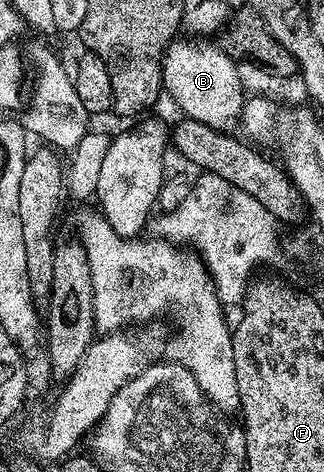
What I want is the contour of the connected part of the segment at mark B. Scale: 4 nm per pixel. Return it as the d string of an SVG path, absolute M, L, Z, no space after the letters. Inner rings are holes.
M172 41L163 51L163 90L171 93L172 100L183 109L182 113L186 117L209 125L217 131L226 131L231 128L227 126L234 122L236 125L240 121L245 101L243 82L239 79L238 68L235 67L236 59L226 49L223 51L215 46L207 46L202 50L191 42L179 41Z

